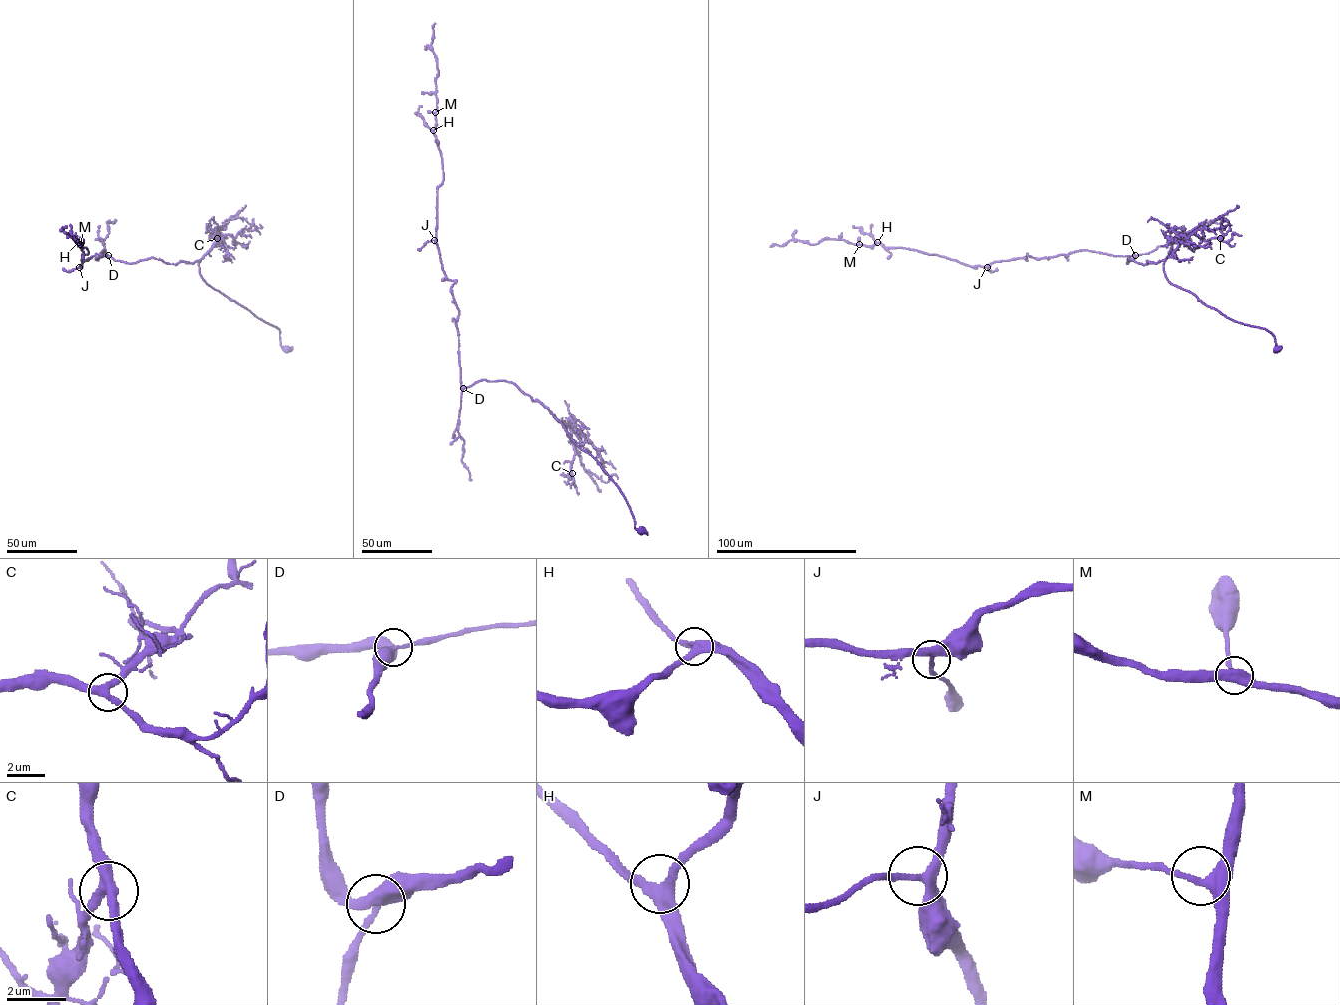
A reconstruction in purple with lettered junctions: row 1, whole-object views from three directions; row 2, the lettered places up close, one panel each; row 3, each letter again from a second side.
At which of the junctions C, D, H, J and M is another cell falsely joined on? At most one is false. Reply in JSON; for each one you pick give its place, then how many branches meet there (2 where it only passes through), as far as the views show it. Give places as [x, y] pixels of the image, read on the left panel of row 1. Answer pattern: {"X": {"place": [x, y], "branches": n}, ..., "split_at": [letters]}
{"split_at": []}

